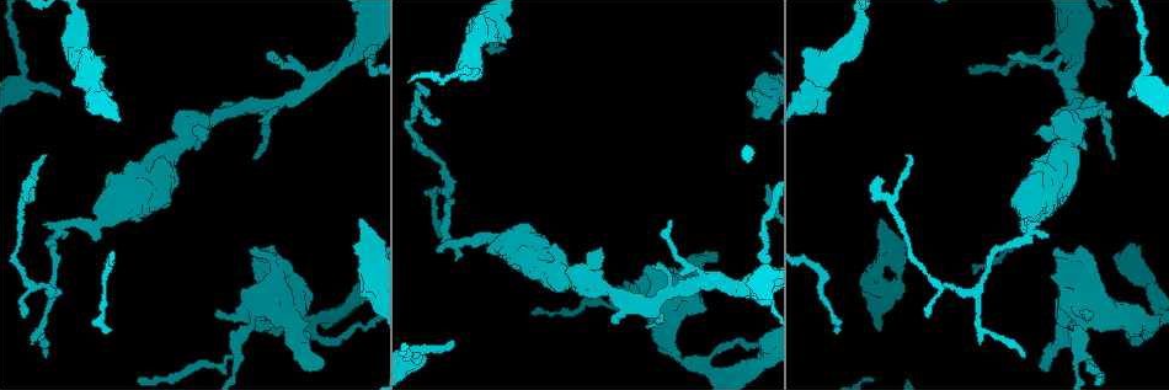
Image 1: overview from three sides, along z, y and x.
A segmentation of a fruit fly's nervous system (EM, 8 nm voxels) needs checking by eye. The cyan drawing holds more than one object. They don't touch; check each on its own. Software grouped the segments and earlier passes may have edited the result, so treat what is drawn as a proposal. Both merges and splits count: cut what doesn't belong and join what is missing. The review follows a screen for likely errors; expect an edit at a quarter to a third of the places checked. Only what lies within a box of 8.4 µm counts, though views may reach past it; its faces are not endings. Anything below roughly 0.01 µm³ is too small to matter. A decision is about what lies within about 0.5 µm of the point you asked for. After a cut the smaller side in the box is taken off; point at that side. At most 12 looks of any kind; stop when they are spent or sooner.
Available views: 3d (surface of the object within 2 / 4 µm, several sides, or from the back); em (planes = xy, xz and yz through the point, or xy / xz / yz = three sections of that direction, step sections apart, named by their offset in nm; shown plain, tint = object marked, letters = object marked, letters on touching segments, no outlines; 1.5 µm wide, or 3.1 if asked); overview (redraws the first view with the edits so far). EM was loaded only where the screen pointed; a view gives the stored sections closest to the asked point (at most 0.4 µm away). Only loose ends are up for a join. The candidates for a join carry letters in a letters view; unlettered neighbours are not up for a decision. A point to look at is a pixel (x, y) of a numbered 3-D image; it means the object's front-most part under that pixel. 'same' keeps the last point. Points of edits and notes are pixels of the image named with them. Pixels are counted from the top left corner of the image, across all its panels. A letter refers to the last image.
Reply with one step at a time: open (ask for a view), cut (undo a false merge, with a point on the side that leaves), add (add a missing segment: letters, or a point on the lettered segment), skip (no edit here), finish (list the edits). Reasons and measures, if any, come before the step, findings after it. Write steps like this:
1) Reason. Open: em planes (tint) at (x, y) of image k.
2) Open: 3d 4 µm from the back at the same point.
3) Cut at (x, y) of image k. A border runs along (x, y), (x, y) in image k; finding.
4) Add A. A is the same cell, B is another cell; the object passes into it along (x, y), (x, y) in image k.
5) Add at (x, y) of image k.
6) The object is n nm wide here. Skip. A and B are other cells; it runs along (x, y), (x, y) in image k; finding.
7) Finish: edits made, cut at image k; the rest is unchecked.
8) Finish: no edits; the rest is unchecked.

Branch point. Open: em xz step 4 (letters) at (685, 363) of image 1.

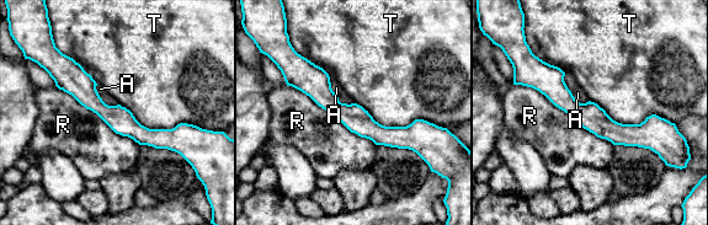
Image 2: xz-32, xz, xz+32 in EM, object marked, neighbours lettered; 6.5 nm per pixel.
Open: em planes (letters) at the same point.

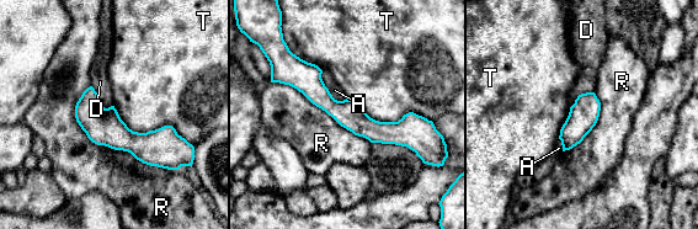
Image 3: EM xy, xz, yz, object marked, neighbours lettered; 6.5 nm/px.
Skip. A, D, R and T are other cells; it runs along (283, 79), (371, 129), (421, 121) in image 3; one cell here.

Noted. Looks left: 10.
An open end. Open: em xz step 8 (letters) at (717, 259) of image 1.

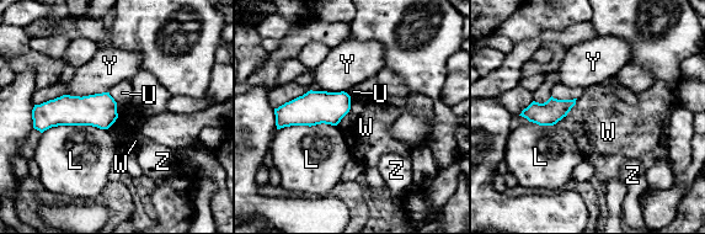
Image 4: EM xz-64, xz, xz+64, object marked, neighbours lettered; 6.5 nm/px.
Another direction. Open: em yz step 4 (letters) at the same point.

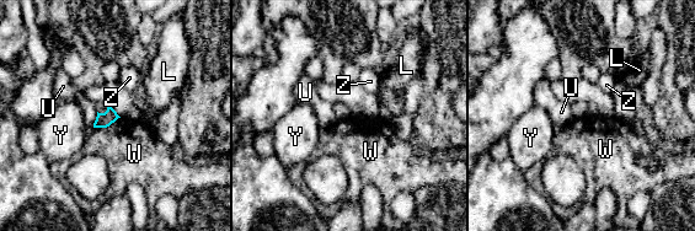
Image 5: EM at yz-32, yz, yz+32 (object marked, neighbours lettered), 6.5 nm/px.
Skip. L, U, W, Y and Z are other cells; a border runs along (121, 117), (106, 127), (94, 128) in image 5; none of them fits.

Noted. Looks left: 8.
An open end. Open: em planes (letters) at (215, 311) of image 1.

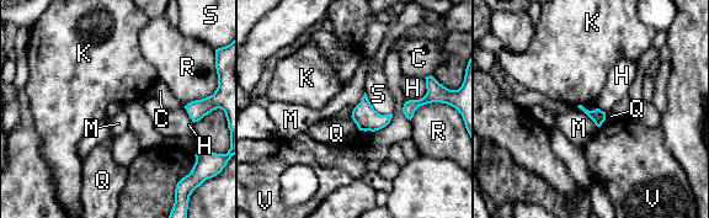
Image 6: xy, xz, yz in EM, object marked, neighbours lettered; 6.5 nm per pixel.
The longest contact is with R, 240 nm. Skip. C, H, K, M, Q, R, S and V are other cells; none of them fits.

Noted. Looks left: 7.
Open: 3d 2 µm at (53, 295) of image 1.

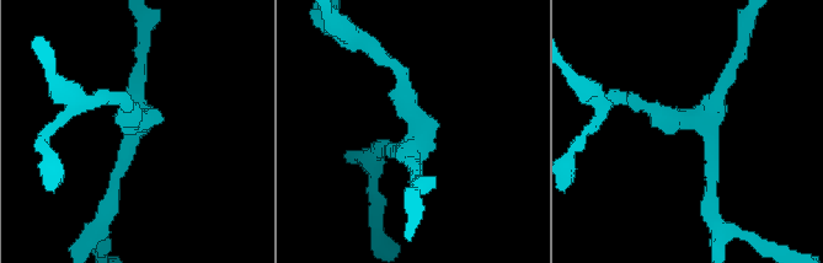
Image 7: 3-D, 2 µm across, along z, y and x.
3 arms meet here. Open: em xy step 4 (tint) at (142, 118) of image 7.

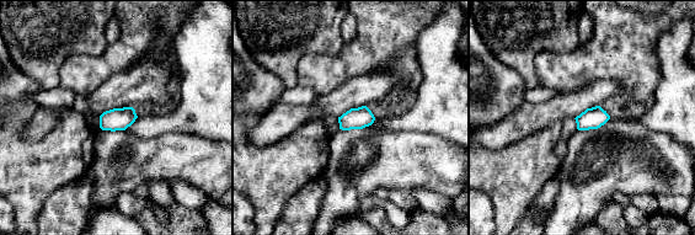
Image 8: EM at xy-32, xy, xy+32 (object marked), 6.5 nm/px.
Open: em planes (letters) at the same point.

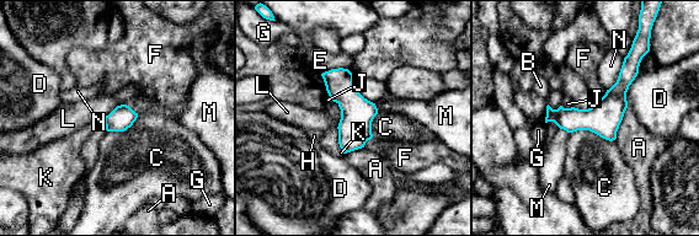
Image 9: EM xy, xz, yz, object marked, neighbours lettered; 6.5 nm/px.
Skip. A, B, C, D, E, F, G, H, J, K, L, M and N are other cells; it runs along (636, 62), (592, 118), (549, 118) in image 9; one cell here.

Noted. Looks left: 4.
Branch stops here. Open: em planes (tint) at (46, 155) of image 1.

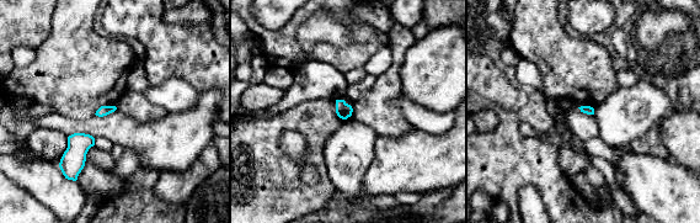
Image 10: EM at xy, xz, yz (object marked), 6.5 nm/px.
See the neighbours. Open: em planes (letters) at the same point.

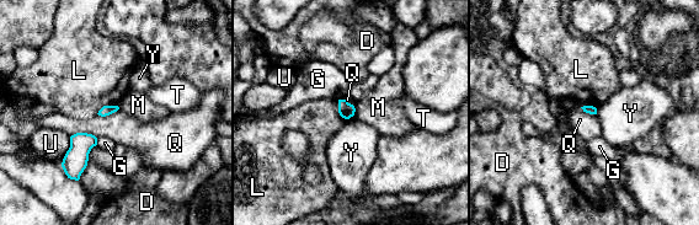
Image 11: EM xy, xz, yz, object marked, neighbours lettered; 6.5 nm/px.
Skip. D, G, L, M, Q, T, U and Y are other cells; a border runs along (70, 135), (89, 133), (96, 138) in image 11; no lettered segment goes on from it.

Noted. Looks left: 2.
Finish: no edits; the rest is unchecked.

